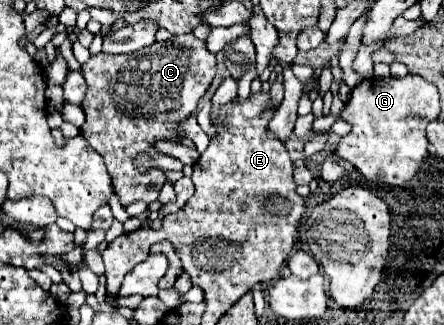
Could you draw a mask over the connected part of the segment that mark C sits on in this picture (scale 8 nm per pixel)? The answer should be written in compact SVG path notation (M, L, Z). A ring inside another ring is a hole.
M192 34L176 36L170 44L154 42L152 46L134 54L104 54L102 72L82 72L88 82L88 94L84 96L82 110L86 122L82 136L104 158L108 174L112 178L114 192L120 196L122 206L144 200L154 202L166 182L164 172L152 170L140 174L134 170L134 158L138 152L156 154L152 142L158 138L176 140L178 120L190 116L196 110L198 100L208 90L216 74L216 58L208 52L206 42Z

